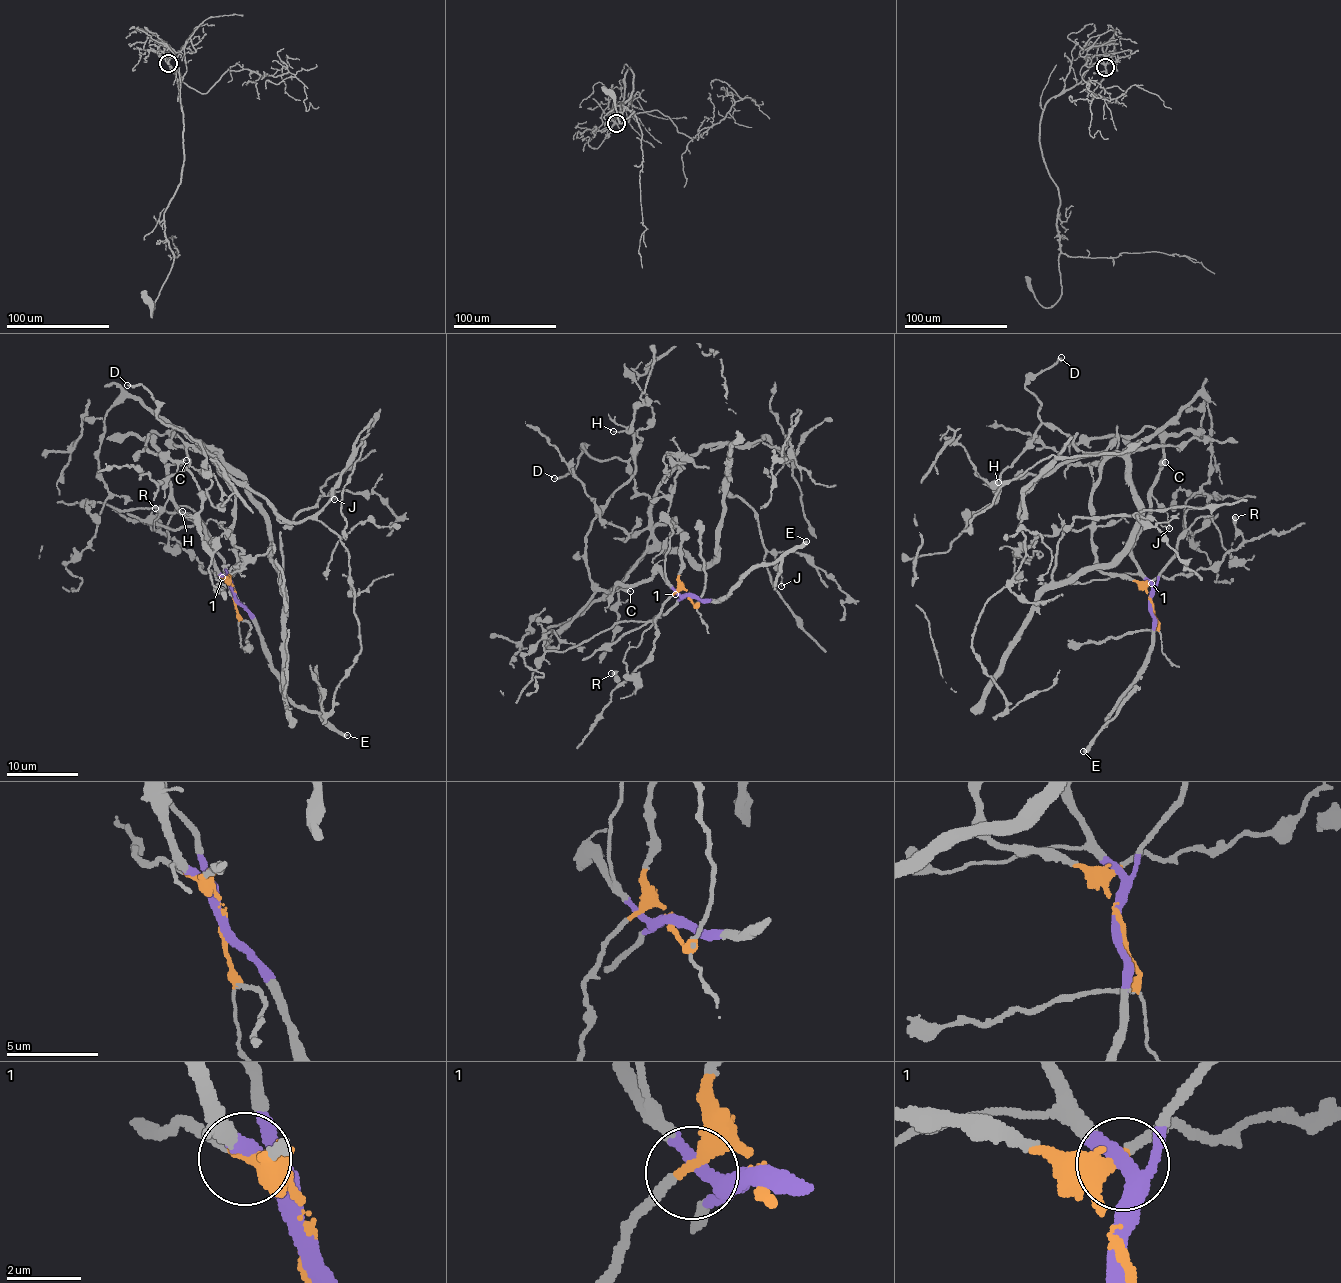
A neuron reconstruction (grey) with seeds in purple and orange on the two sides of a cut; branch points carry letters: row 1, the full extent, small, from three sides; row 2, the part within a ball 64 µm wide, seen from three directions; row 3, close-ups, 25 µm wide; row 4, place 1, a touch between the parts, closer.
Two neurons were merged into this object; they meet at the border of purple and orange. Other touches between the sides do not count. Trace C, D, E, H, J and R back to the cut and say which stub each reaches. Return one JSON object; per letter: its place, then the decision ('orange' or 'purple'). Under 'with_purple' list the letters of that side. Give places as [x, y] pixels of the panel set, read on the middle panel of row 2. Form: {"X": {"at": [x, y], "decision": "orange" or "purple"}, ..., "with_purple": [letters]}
{"C": {"at": [630, 591], "decision": "purple"}, "D": {"at": [554, 478], "decision": "orange"}, "E": {"at": [806, 541], "decision": "purple"}, "H": {"at": [613, 431], "decision": "purple"}, "J": {"at": [781, 586], "decision": "orange"}, "R": {"at": [611, 673], "decision": "orange"}, "with_purple": ["C", "E", "H"]}

